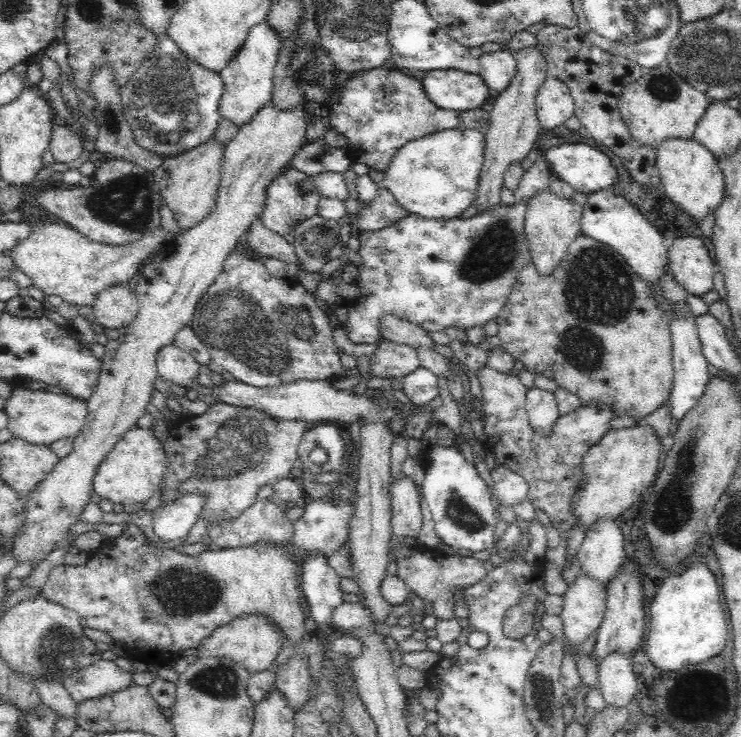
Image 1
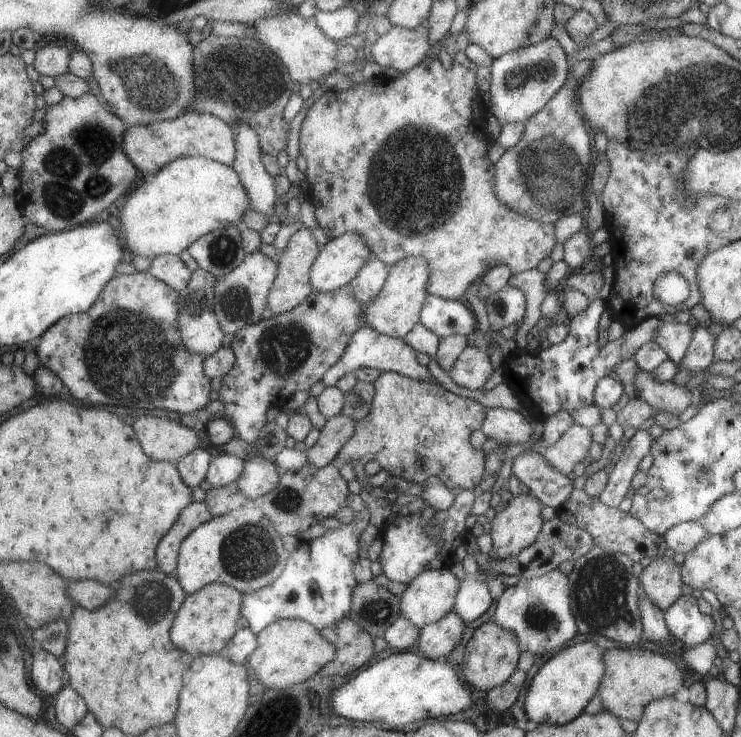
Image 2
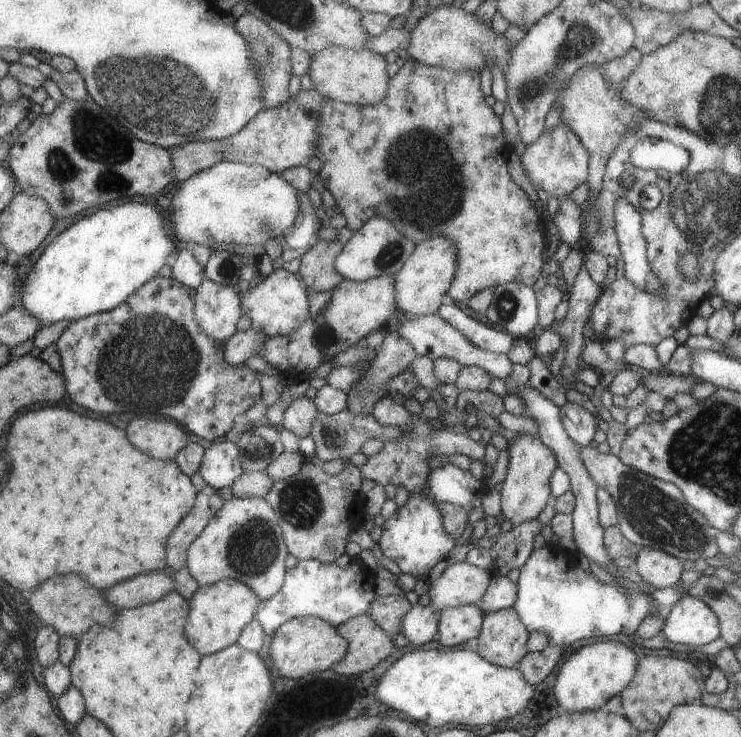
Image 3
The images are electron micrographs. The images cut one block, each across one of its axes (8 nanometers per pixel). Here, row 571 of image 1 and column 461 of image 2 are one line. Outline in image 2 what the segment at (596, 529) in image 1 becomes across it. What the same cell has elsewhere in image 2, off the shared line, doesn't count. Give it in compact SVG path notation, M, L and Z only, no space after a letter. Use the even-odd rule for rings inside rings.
M467 577L458 586L453 611L463 622L473 622L484 614L491 604L487 586L476 577Z

